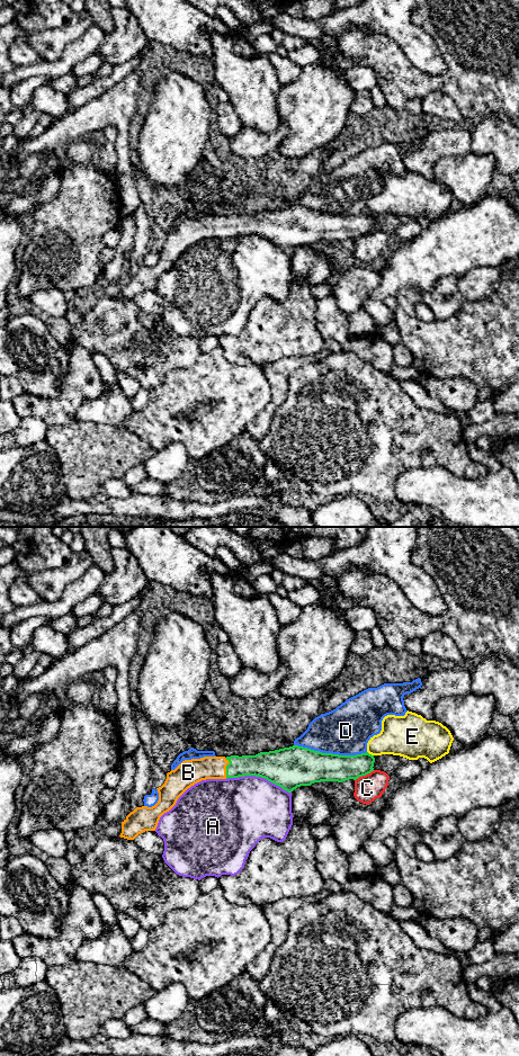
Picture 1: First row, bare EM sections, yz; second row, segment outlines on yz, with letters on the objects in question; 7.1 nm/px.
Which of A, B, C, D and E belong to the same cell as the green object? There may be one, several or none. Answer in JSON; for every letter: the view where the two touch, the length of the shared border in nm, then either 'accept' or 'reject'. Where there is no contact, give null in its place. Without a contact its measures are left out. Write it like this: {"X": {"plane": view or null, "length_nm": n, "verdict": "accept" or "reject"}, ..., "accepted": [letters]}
{"A": {"plane": "yz", "length_nm": 480, "verdict": "reject"}, "B": {"plane": "yz", "length_nm": 140, "verdict": "accept"}, "C": {"plane": "yz", "length_nm": 160, "verdict": "reject"}, "D": {"plane": "yz", "length_nm": 500, "verdict": "reject"}, "E": {"plane": "yz", "length_nm": 60, "verdict": "reject"}, "accepted": ["B"]}

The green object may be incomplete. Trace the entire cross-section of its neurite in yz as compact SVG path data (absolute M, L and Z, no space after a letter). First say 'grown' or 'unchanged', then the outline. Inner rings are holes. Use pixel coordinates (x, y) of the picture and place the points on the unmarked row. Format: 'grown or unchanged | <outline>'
grown | M298 205L256 215L185 220L168 232L164 243L156 248L159 260L154 266L136 267L126 276L119 296L134 299L145 290L155 290L160 277L176 265L188 248L202 240L256 235L292 252L297 247L314 242L356 240L374 231L374 222L374 215L368 212L339 215Z

